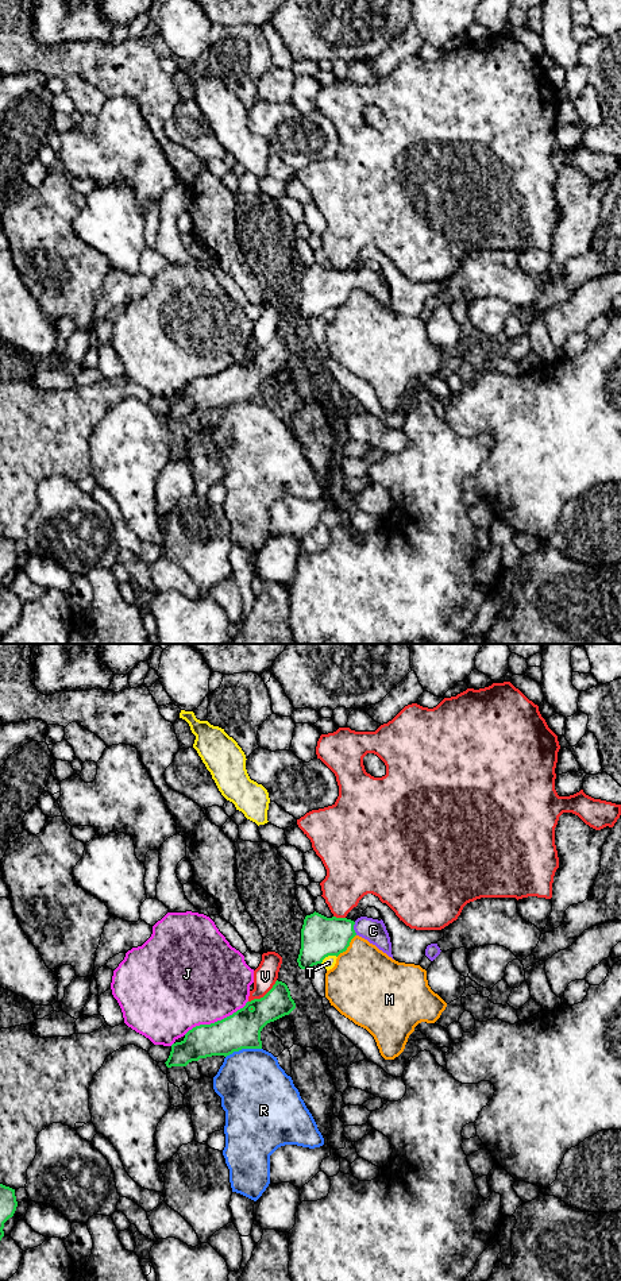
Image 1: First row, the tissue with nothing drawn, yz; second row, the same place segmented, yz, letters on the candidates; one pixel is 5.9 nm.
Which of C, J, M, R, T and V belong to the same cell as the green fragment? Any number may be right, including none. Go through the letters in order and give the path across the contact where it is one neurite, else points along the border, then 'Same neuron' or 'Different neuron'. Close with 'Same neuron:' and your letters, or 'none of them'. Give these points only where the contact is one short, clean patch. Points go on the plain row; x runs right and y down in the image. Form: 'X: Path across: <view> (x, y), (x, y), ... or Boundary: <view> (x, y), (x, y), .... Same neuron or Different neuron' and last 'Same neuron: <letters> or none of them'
C: Path across: yz (320, 289), (353, 281), (373, 282). Same neuron
J: Different neuron
M: Different neuron
R: Boundary: yz (261, 400), (242, 400), (226, 409). Different neuron
T: Boundary: yz (336, 308), (327, 308), (320, 315). Different neuron
V: Different neuron
Same neuron: C

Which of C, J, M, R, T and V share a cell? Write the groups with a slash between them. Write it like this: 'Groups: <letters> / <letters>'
Groups: C / J / M / R / T / V

